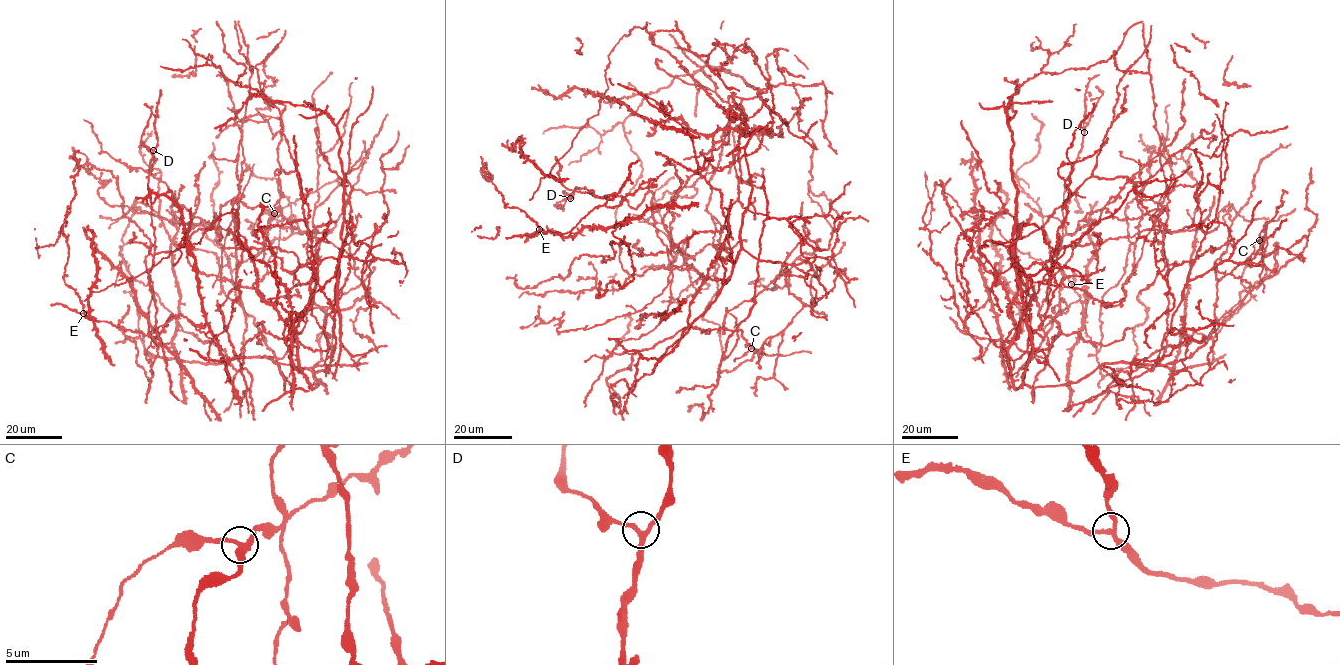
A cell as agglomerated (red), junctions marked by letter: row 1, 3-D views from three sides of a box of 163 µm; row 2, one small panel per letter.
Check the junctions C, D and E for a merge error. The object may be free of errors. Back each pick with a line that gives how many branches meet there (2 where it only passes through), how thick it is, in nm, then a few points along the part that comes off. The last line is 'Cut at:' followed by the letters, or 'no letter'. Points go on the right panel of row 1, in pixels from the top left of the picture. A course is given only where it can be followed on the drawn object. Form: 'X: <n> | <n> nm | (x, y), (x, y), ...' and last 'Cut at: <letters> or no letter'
C: 3 | 240 nm | (1259, 240), (1264, 240), (1261, 259)
Cut at: C

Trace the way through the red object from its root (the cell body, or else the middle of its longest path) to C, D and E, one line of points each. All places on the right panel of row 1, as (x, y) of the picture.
C: (1083, 245), (1164, 234), (1149, 369), (1239, 306), (1232, 271), (1259, 240)
D: (1083, 245), (1023, 273), (1118, 305), (1167, 207), (1098, 209), (1067, 234), (1084, 132)
E: (1083, 245), (1023, 273), (1118, 305), (1167, 207), (1085, 215), (1062, 238), (1052, 322), (1079, 299), (1071, 284)

